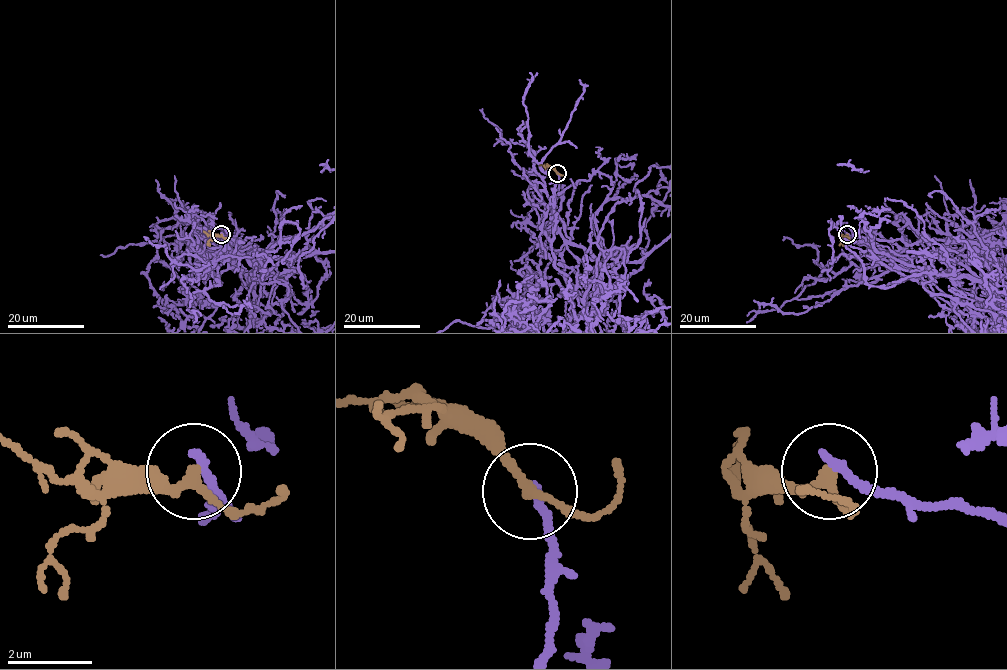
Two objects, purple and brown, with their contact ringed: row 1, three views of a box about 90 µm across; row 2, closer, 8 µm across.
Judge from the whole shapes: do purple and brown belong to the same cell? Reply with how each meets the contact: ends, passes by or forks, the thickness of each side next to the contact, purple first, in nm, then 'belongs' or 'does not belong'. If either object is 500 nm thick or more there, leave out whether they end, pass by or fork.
purple ends there; brown passes by; 240 nm thick on the purple side, 240 nm on the other; does not belong

